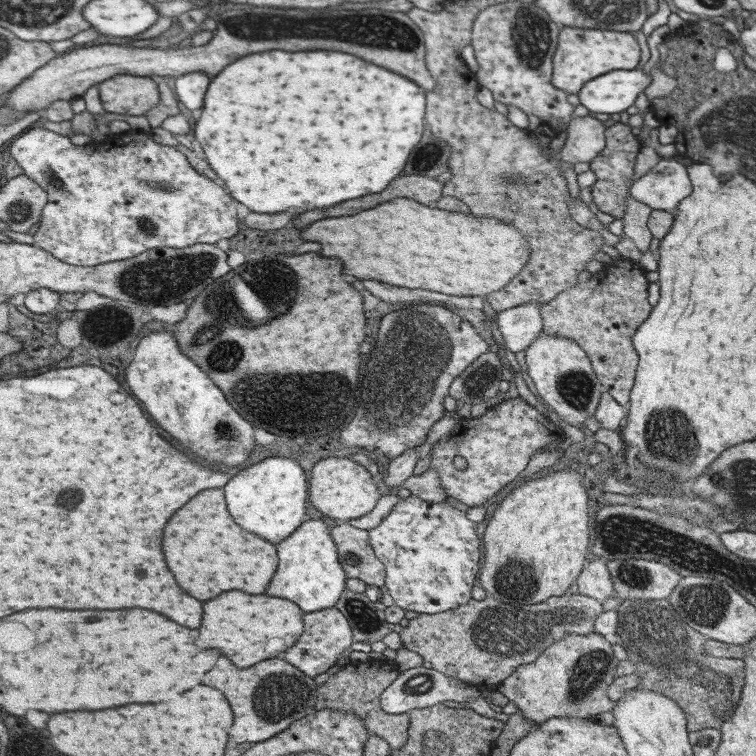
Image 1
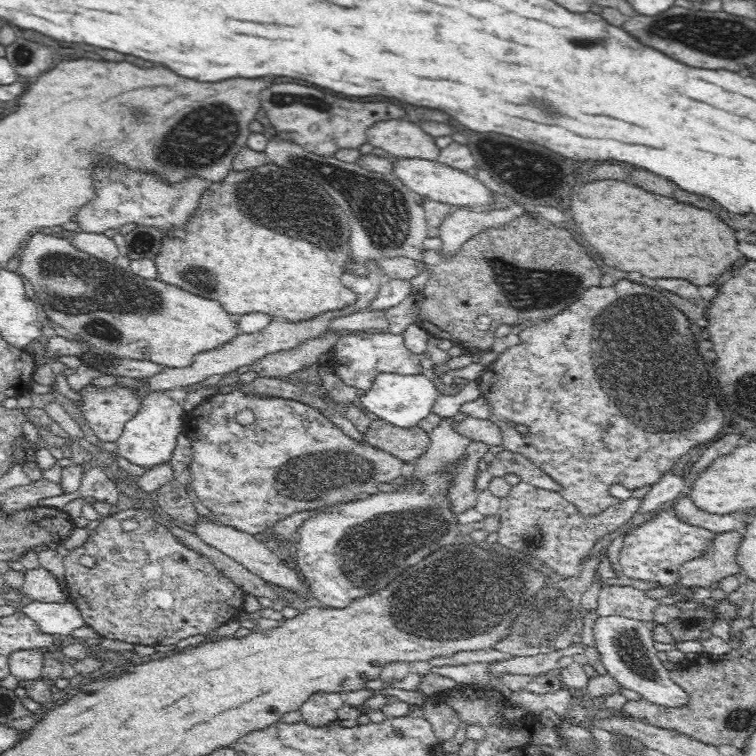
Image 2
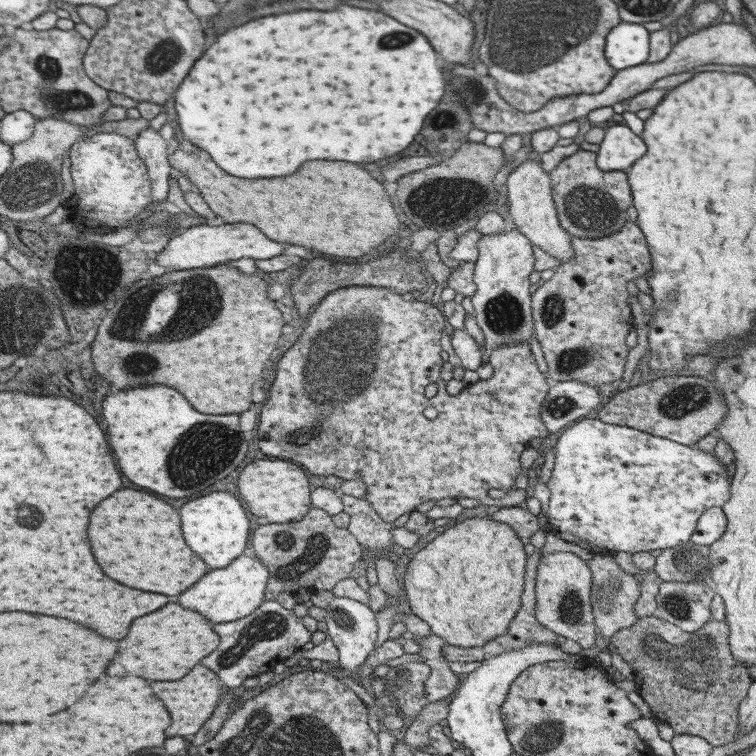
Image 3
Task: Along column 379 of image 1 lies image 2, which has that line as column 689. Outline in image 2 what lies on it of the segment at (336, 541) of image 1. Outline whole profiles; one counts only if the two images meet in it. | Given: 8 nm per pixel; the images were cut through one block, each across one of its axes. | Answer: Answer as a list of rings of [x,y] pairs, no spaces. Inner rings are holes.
[[[742,532],[718,534],[715,544],[708,549],[706,556],[682,564],[681,585],[708,587],[713,582],[720,582],[732,574],[739,574],[735,552],[740,548],[741,540]]]

